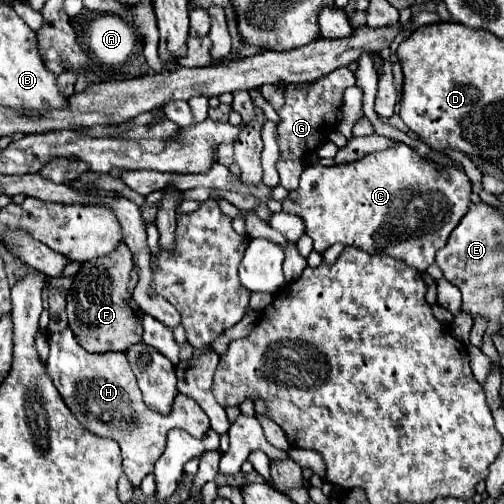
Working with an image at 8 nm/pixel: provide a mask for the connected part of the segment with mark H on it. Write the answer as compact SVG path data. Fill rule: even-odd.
M70 328L50 336L50 356L46 368L76 420L92 434L112 438L120 444L124 474L132 486L140 486L142 478L154 470L154 462L164 452L166 434L170 428L186 430L194 438L202 438L210 428L208 416L186 394L176 396L176 402L172 404L172 410L168 414L156 414L144 404L137 380L132 376L132 368L124 354L90 354L76 342Z

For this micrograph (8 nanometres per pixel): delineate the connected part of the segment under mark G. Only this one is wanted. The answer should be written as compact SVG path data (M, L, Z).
M340 68L340 70L334 70L332 74L316 80L308 92L300 92L294 86L290 86L286 90L286 104L282 106L282 110L278 110L280 124L276 126L276 138L280 144L278 172L280 172L280 184L286 190L298 188L298 178L304 172L302 158L308 152L316 150L324 142L324 136L336 128L336 124L338 124L336 112L342 104L342 94L352 84L356 84L354 74L348 68Z

